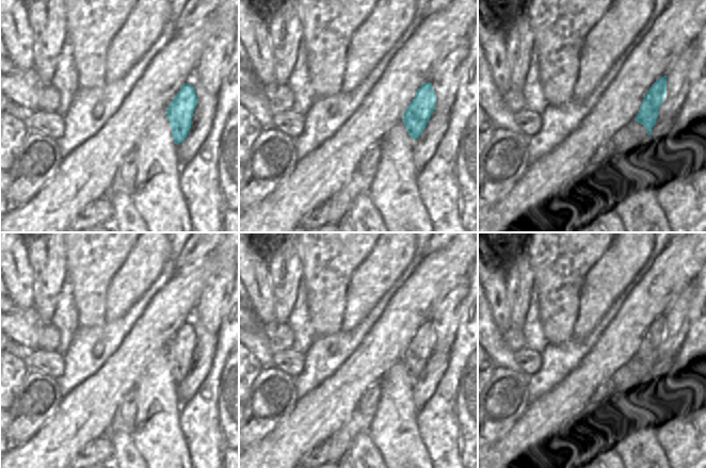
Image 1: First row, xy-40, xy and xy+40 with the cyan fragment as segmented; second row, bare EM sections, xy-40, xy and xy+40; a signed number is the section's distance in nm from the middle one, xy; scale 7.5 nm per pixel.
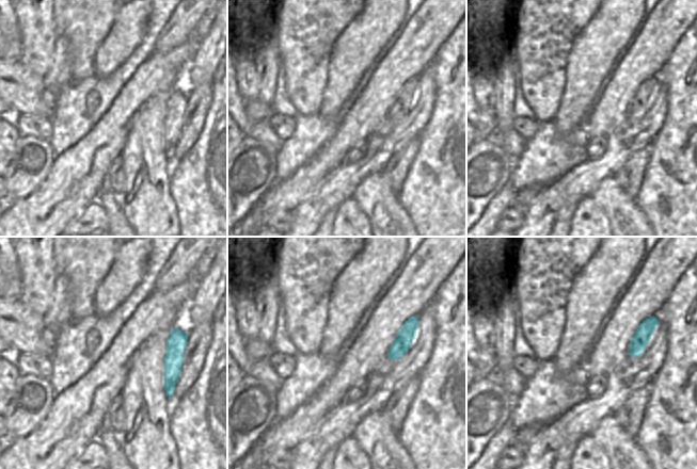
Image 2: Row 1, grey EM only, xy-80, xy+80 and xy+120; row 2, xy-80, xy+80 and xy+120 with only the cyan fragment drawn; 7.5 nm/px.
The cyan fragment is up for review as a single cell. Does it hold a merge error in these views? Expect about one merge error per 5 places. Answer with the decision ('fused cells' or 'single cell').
single cell

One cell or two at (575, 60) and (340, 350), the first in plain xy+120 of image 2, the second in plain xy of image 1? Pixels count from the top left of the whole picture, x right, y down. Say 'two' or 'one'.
two

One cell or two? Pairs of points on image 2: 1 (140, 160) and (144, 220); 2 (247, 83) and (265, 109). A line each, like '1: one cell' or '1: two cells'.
1: one cell
2: one cell

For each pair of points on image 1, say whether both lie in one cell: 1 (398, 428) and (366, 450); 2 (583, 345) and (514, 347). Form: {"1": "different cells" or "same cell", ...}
{"1": "different cells", "2": "different cells"}

